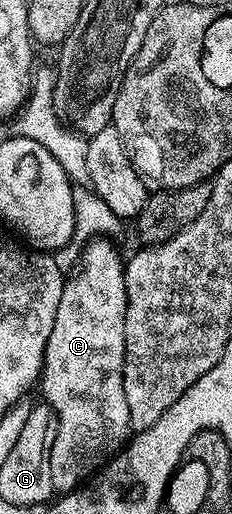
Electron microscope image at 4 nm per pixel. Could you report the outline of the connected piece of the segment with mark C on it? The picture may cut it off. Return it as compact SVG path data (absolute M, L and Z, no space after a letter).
M95 238L82 249L82 259L74 277L62 285L56 322L48 334L48 346L42 359L41 399L56 410L58 431L50 447L52 486L55 493L74 491L110 463L131 439L128 398L124 398L124 314L126 313L126 266L124 256L114 249L110 238Z

